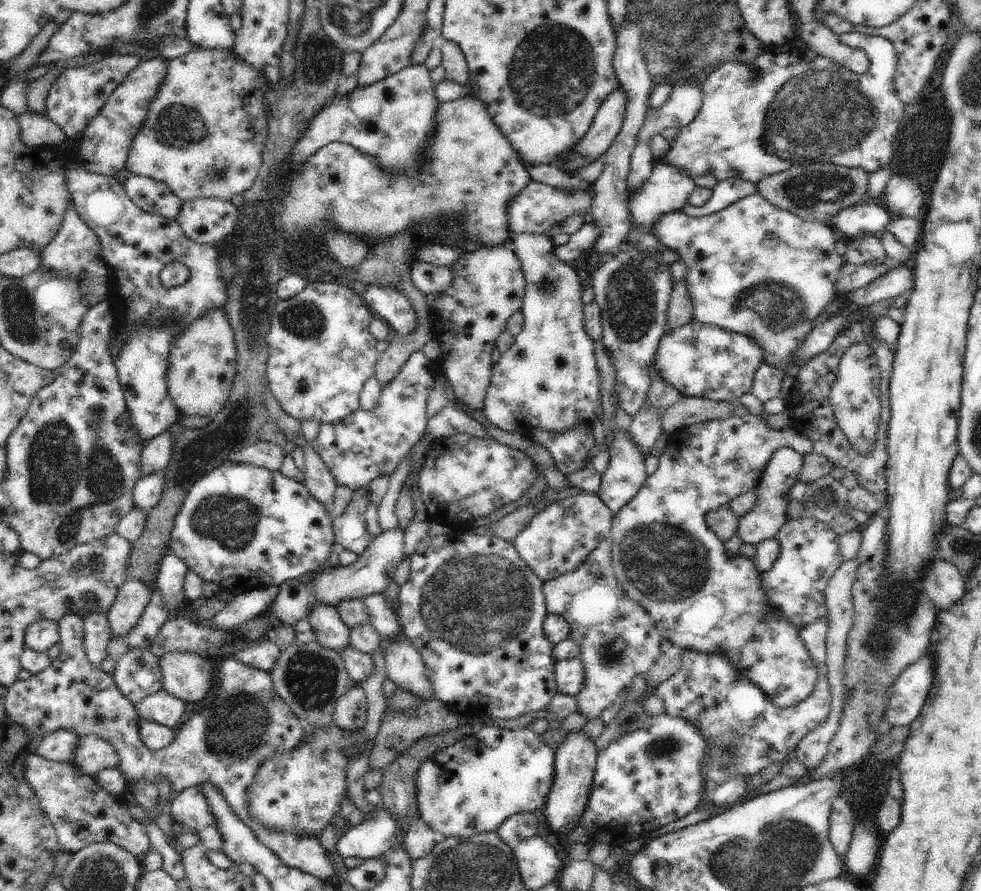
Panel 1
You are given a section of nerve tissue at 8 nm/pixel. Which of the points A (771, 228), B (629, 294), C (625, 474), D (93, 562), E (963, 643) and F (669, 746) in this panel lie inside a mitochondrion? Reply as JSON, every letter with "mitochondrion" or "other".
{"A":"other","B":"mitochondrion","C":"other","D":"mitochondrion","E":"other","F":"mitochondrion"}

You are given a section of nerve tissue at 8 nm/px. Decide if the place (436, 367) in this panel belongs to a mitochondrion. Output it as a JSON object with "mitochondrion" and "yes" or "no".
{"mitochondrion":"no"}

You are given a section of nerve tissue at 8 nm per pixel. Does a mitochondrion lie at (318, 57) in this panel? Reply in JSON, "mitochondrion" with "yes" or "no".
{"mitochondrion":"yes"}

